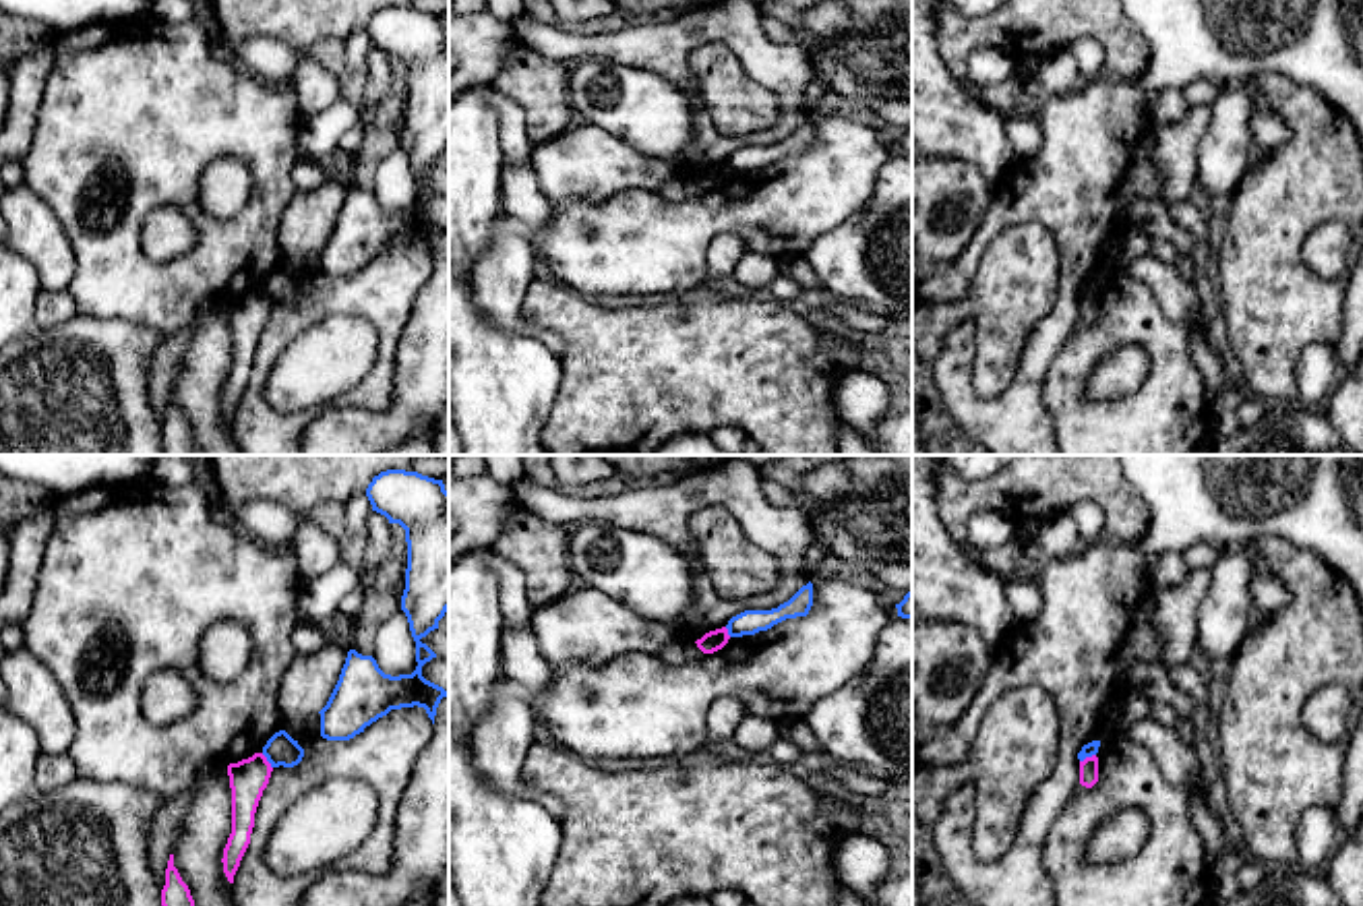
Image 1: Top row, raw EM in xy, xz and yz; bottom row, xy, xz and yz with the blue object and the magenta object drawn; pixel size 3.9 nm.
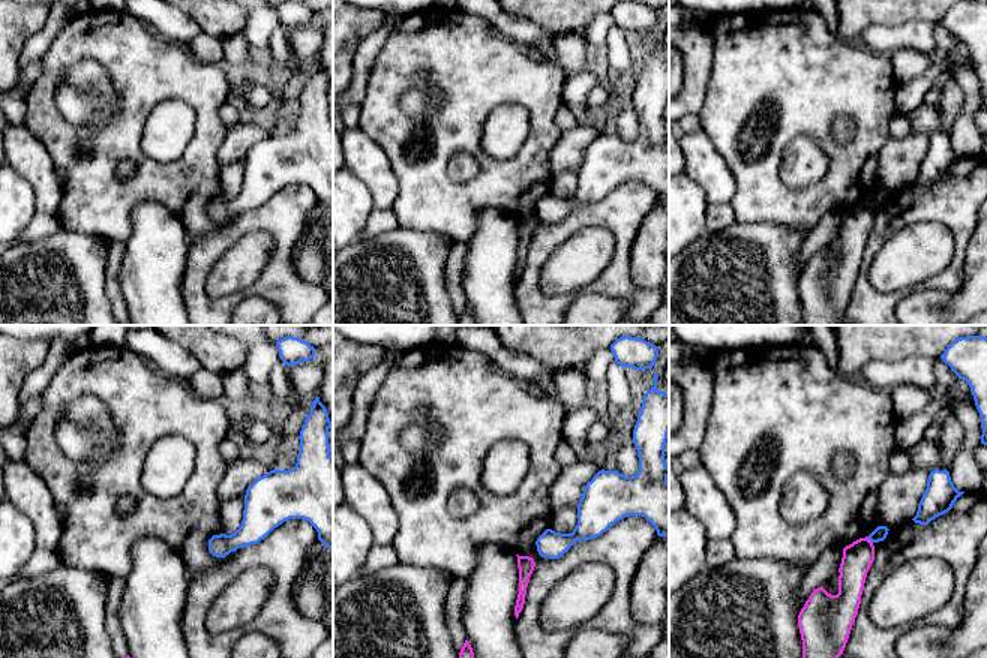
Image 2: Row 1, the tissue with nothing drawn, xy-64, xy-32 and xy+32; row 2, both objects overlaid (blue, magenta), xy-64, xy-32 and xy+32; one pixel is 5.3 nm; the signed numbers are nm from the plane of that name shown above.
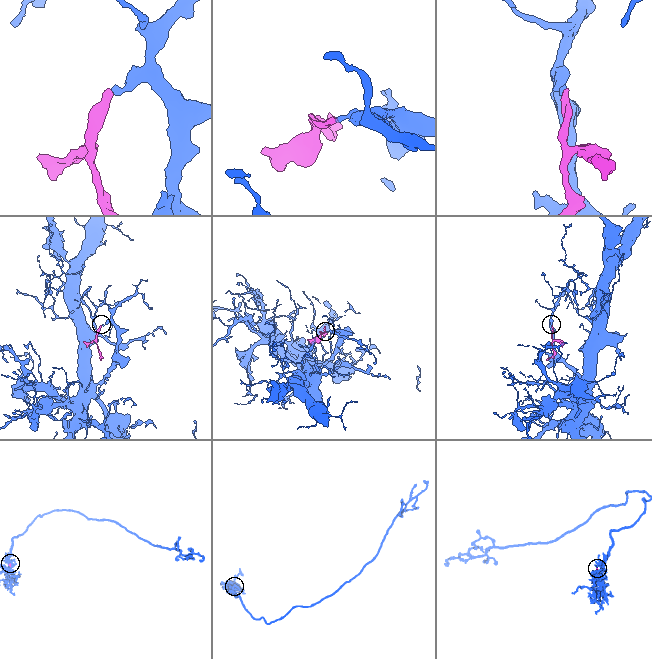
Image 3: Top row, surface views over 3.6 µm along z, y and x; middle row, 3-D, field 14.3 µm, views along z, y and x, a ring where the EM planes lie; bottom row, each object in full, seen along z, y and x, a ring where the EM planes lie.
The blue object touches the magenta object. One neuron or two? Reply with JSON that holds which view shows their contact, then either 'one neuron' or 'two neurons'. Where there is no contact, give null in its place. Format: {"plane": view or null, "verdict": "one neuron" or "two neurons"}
{"plane": "yz", "verdict": "two neurons"}

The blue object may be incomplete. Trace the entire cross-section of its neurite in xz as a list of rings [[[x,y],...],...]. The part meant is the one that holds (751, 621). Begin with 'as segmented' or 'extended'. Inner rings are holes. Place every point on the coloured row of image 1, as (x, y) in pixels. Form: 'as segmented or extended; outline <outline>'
as segmented; outline [[[813,583],[802,585],[788,602],[780,604],[771,610],[745,610],[732,616],[726,625],[730,637],[755,635],[759,631],[767,631],[774,625],[807,616],[813,606]]]

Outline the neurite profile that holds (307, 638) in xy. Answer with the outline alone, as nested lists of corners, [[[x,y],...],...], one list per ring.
[[[298,621],[292,633],[292,645],[296,656],[308,656],[319,652],[327,643],[327,637],[321,629],[308,621]]]

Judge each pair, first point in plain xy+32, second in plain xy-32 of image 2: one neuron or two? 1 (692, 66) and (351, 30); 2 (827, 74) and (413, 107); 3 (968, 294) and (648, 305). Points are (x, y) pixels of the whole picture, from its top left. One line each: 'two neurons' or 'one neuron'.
1: two neurons
2: two neurons
3: two neurons

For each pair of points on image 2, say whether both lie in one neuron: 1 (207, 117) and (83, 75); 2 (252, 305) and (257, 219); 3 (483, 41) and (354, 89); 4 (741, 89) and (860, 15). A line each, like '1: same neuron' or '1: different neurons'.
1: different neurons
2: different neurons
3: different neurons
4: different neurons

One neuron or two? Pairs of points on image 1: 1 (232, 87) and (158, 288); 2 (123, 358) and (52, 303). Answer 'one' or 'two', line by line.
1: one
2: two

